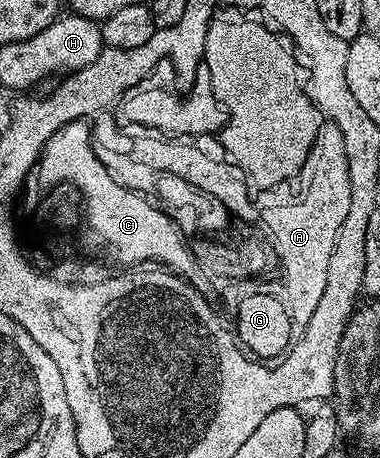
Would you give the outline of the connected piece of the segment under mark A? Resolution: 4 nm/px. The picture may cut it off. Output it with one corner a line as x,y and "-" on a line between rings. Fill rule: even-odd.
323,120
301,176
306,177
302,202
299,205
282,205
266,217
272,253
282,253
282,261
286,261
286,266
280,271
280,280
290,285
286,293
289,294
291,313
294,313
299,323
311,316
324,295
324,287
328,287
328,262
336,247
336,235
340,235
340,227
344,227
348,203
352,203
352,183
344,135
340,135
340,127
336,127
334,121

